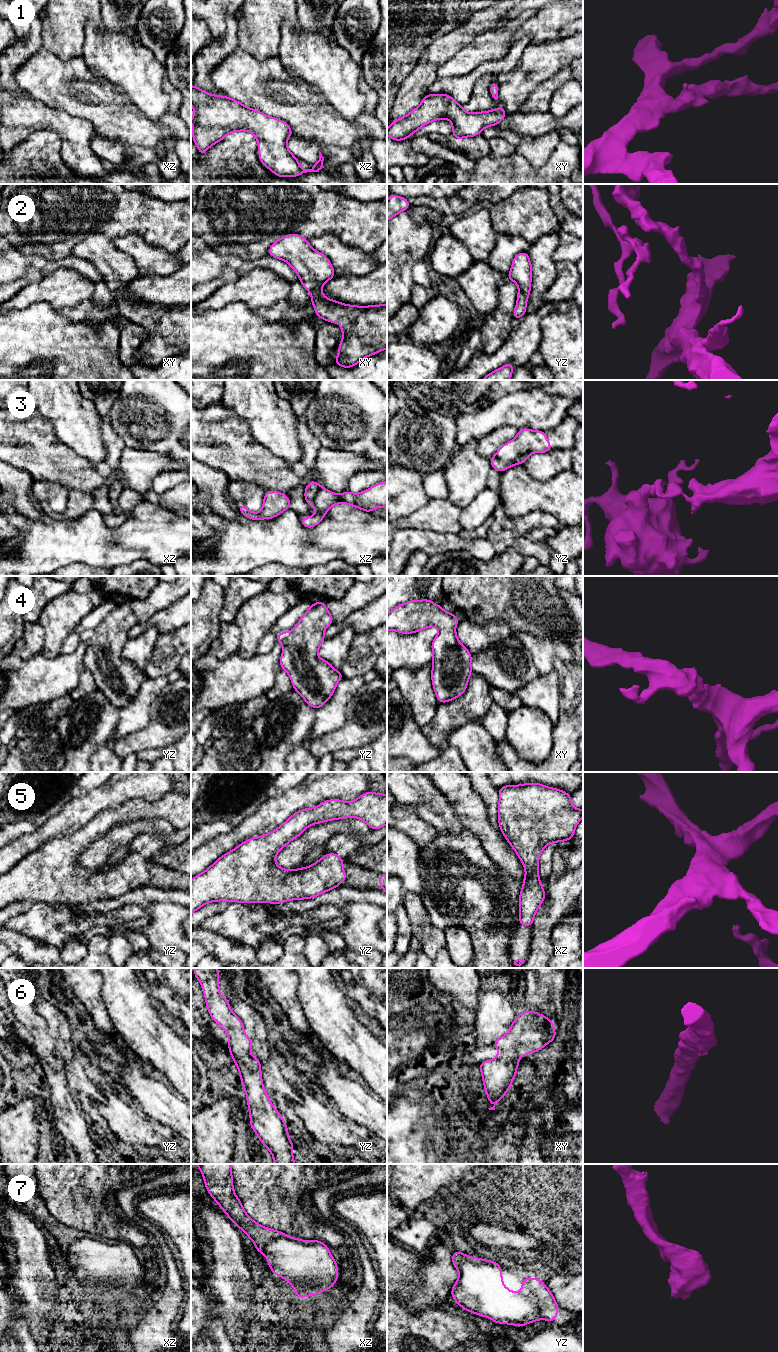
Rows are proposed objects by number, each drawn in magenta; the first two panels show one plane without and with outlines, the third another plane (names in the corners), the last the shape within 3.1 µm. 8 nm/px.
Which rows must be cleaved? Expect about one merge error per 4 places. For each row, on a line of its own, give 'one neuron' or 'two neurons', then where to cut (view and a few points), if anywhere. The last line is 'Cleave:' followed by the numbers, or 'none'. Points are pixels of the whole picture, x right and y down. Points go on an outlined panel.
1: one neuron | no cut
2: one neuron | no cut
3: two neurons | yz (529, 452), (525, 452), (511, 460), (500, 460), (495, 456)
4: one neuron | no cut
5: one neuron | no cut
6: one neuron | no cut
7: one neuron | no cut
Cleave: 3

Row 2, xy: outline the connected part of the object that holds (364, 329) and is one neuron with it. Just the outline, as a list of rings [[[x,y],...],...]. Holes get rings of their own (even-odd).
[[[299,234],[277,239],[268,254],[286,261],[311,293],[315,315],[328,322],[340,323],[343,339],[333,363],[351,368],[361,360],[387,349],[387,304],[356,306],[330,300],[321,292],[335,271],[330,260],[314,250]]]

